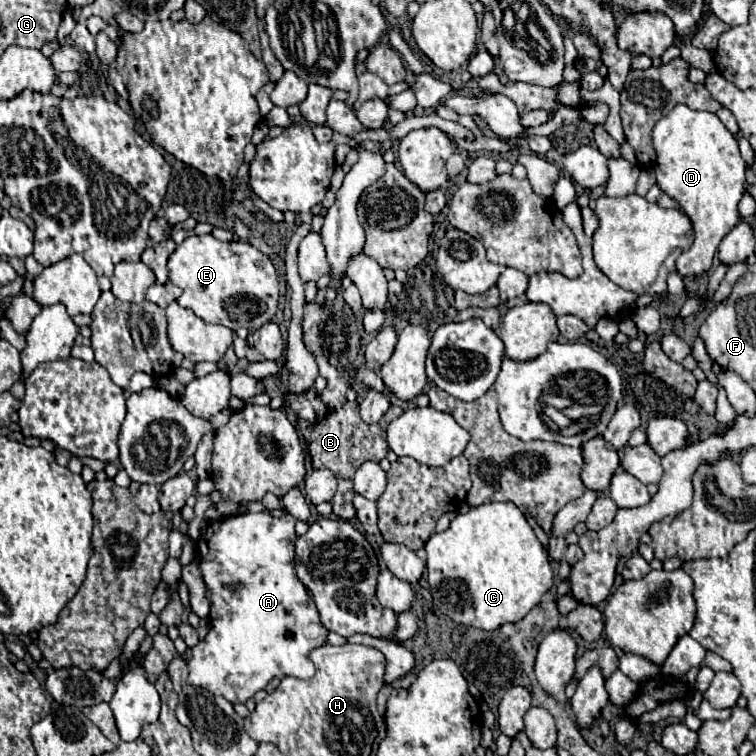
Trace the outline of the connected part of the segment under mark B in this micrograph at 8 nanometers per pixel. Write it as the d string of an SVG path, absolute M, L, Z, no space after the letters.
M346 401L338 411L328 411L322 419L316 419L314 423L310 423L306 419L298 419L298 429L304 435L308 453L312 457L312 465L314 467L326 467L326 469L334 471L334 475L338 479L336 495L330 501L334 513L340 519L352 519L356 515L354 507L352 507L352 499L356 495L356 491L352 487L352 479L354 479L356 469L364 461L370 461L370 459L380 461L380 459L384 459L386 453L388 453L388 449L384 449L384 451L376 449L376 441L378 439L374 439L374 435L370 431L370 425L366 425L362 421L360 411L358 411L358 403L348 403Z

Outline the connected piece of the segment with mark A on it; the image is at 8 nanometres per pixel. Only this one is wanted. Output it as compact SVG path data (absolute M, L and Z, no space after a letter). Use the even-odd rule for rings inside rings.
M244 513L244 515L234 515L234 517L224 517L224 519L218 519L218 521L212 521L212 525L206 527L204 531L204 545L206 545L206 551L200 547L202 551L202 559L198 563L198 569L200 569L200 575L208 587L208 593L206 597L210 599L210 607L212 607L212 627L206 635L206 639L202 639L198 645L190 649L190 663L188 663L188 669L190 669L190 675L188 675L188 683L196 685L196 687L202 687L202 689L208 689L210 693L214 695L222 695L224 699L228 699L230 703L244 703L246 699L250 699L256 691L264 689L272 677L286 677L286 675L294 675L298 679L308 679L314 675L314 665L306 659L306 655L324 645L324 639L328 635L328 631L320 625L320 615L318 615L318 609L314 607L314 601L308 597L308 591L306 587L302 587L302 583L298 583L298 577L296 577L296 571L294 571L294 543L296 543L296 533L294 533L294 523L296 519L292 515L284 515L284 517L272 517L270 513Z

